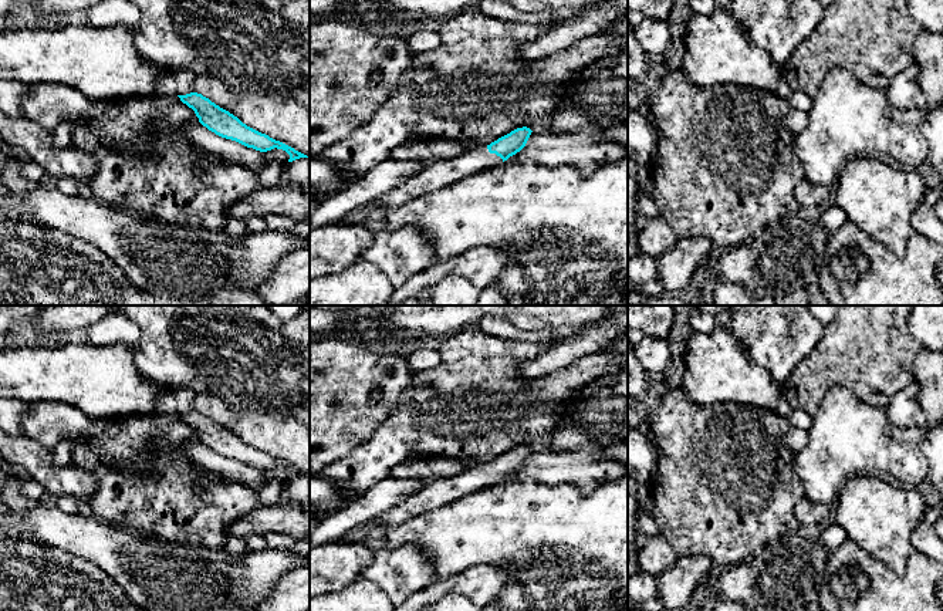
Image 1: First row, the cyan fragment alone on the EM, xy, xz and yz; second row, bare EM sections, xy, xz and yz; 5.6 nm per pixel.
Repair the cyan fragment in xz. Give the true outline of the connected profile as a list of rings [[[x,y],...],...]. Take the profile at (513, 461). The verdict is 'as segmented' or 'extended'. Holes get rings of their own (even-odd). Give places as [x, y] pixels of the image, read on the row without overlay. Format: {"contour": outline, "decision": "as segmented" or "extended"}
{"contour": [[[527,445],[517,446],[487,465],[470,466],[460,475],[427,482],[418,494],[369,521],[383,526],[398,526],[418,514],[452,503],[474,490],[498,485],[525,465],[531,450]]], "decision": "extended"}

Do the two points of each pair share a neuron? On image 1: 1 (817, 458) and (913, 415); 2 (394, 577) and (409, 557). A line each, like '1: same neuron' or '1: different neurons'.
1: different neurons
2: same neuron

